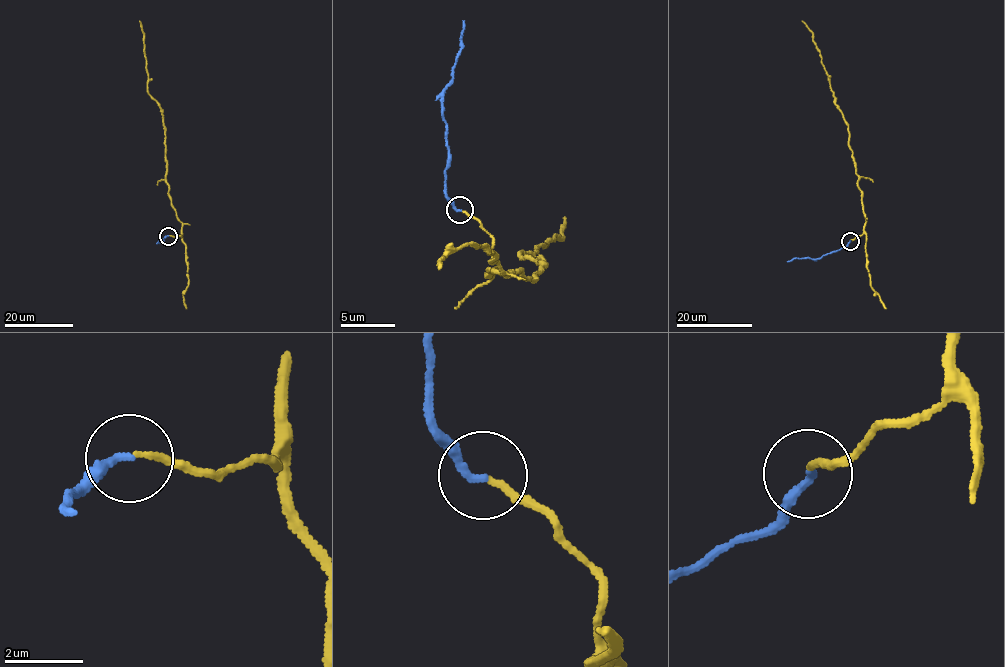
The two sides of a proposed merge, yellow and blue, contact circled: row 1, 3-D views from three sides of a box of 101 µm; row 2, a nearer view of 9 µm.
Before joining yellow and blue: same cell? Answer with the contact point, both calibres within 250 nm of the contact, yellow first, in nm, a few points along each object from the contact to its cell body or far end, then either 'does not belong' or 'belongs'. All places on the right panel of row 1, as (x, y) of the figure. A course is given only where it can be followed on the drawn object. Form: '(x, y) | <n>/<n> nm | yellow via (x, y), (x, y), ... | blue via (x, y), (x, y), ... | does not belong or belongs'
(850, 241) | 150/200 nm | yellow via (850, 240), (863, 233), (866, 219), (848, 123), (835, 103), (813, 34), (802, 20) | blue via (850, 241), (846, 246), (815, 259), (793, 258), (787, 261) | belongs

